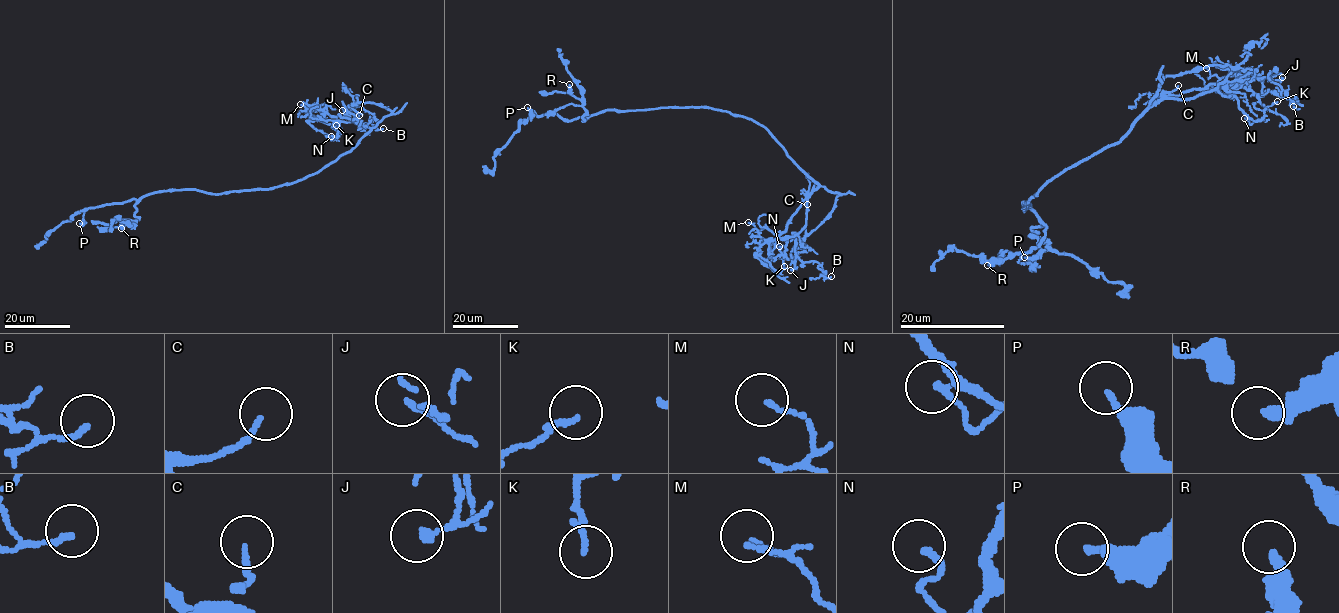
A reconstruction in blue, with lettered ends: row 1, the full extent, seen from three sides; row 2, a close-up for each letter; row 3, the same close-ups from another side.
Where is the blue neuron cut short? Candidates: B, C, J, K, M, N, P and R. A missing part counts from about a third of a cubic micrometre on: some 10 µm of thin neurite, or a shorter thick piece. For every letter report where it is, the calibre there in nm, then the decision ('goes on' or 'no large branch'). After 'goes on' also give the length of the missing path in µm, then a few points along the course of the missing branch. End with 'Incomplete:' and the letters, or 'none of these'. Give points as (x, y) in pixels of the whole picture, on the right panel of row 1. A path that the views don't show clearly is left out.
B: place (1293, 106); calibre 160 nm; no large branch
C: place (1178, 85); calibre 140 nm; no large branch
J: place (1282, 77); calibre 160 nm; no large branch
K: place (1277, 101); calibre 150 nm; no large branch
M: place (1206, 68); calibre 130 nm; no large branch
N: place (1244, 118); calibre 170 nm; no large branch
P: place (1024, 257); calibre 260 nm; no large branch
R: place (987, 265); calibre 340 nm; no large branch
Incomplete: none of these

